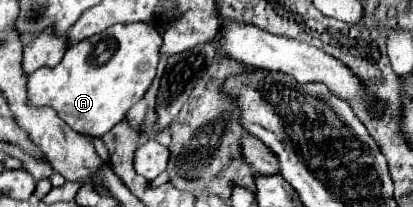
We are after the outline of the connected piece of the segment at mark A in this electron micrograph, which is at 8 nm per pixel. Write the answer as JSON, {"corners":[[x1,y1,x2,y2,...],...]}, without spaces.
{"corners":[[127,23,113,25,103,33,81,41,79,45,71,45,65,51,65,57,55,69,39,69,27,79,27,101,31,107,51,107,57,115,77,133,87,137,105,135,111,127,115,127,125,113,145,95,149,89,157,61,159,61,159,45,163,43,159,29,155,23]]}

